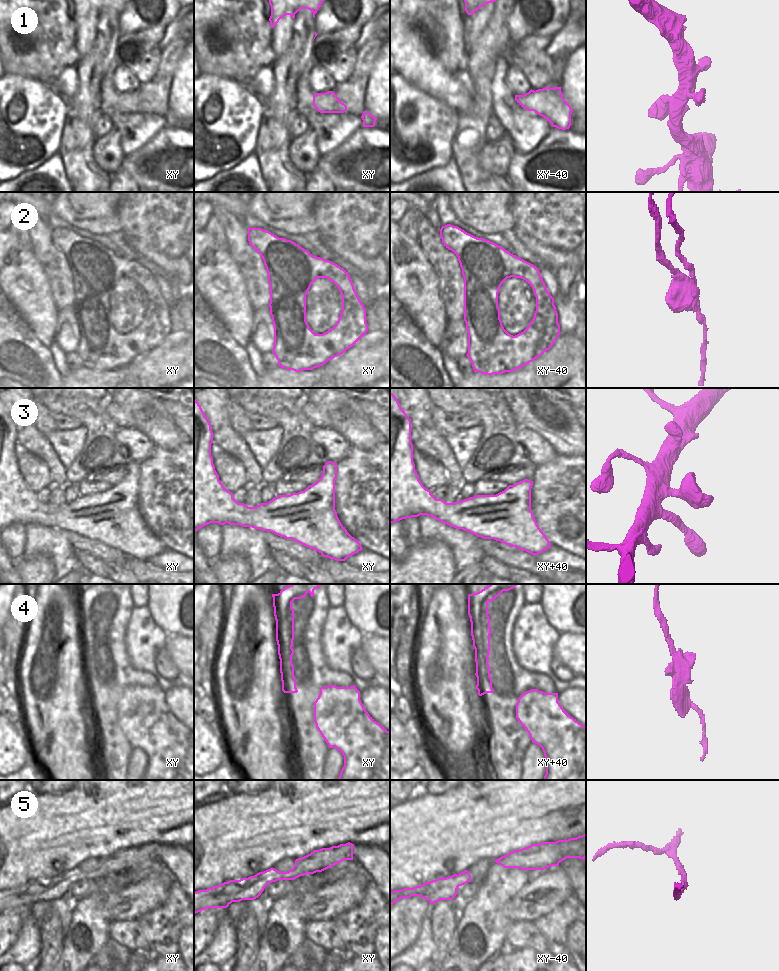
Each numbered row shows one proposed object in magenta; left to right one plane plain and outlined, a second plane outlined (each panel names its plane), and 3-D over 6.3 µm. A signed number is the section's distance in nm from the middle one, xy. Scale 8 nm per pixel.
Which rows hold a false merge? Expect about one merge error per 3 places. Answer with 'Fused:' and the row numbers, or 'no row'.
Fused: 2

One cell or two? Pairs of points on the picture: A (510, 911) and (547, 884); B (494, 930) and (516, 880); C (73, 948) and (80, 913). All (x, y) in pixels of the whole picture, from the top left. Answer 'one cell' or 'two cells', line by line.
A: one cell
B: one cell
C: one cell

